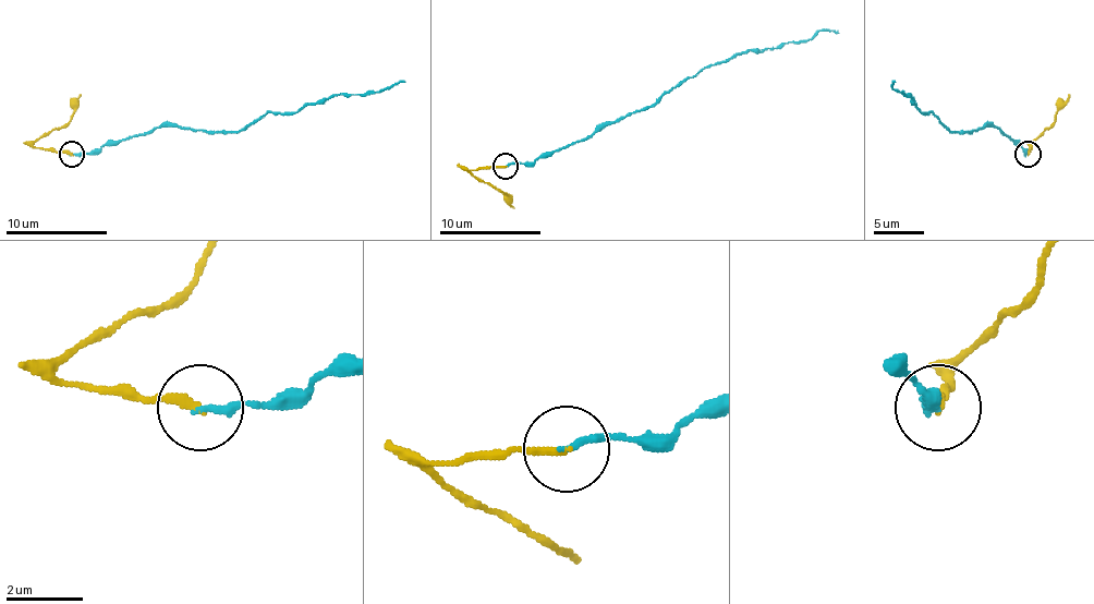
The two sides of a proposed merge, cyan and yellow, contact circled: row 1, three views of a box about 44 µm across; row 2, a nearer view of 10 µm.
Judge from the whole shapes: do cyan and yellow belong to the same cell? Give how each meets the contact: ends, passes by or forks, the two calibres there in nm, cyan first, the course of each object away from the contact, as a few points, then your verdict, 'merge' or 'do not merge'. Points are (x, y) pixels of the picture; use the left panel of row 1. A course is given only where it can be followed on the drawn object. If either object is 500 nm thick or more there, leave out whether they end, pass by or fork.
cyan ends | yellow ends | 180/200 nm | cyan via (71, 153), (96, 153), (174, 125), (241, 131), (269, 112), (296, 112), (335, 95), (371, 95), (405, 82) | yellow via (71, 153), (46, 150), (33, 143), (71, 118), (81, 95) | merge

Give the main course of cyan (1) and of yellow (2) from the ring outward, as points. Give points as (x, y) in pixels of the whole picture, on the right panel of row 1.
1: (1029, 153), (998, 128), (950, 131), (932, 112), (922, 112), (909, 95), (891, 87), (894, 82)
2: (1029, 153), (1069, 95)

